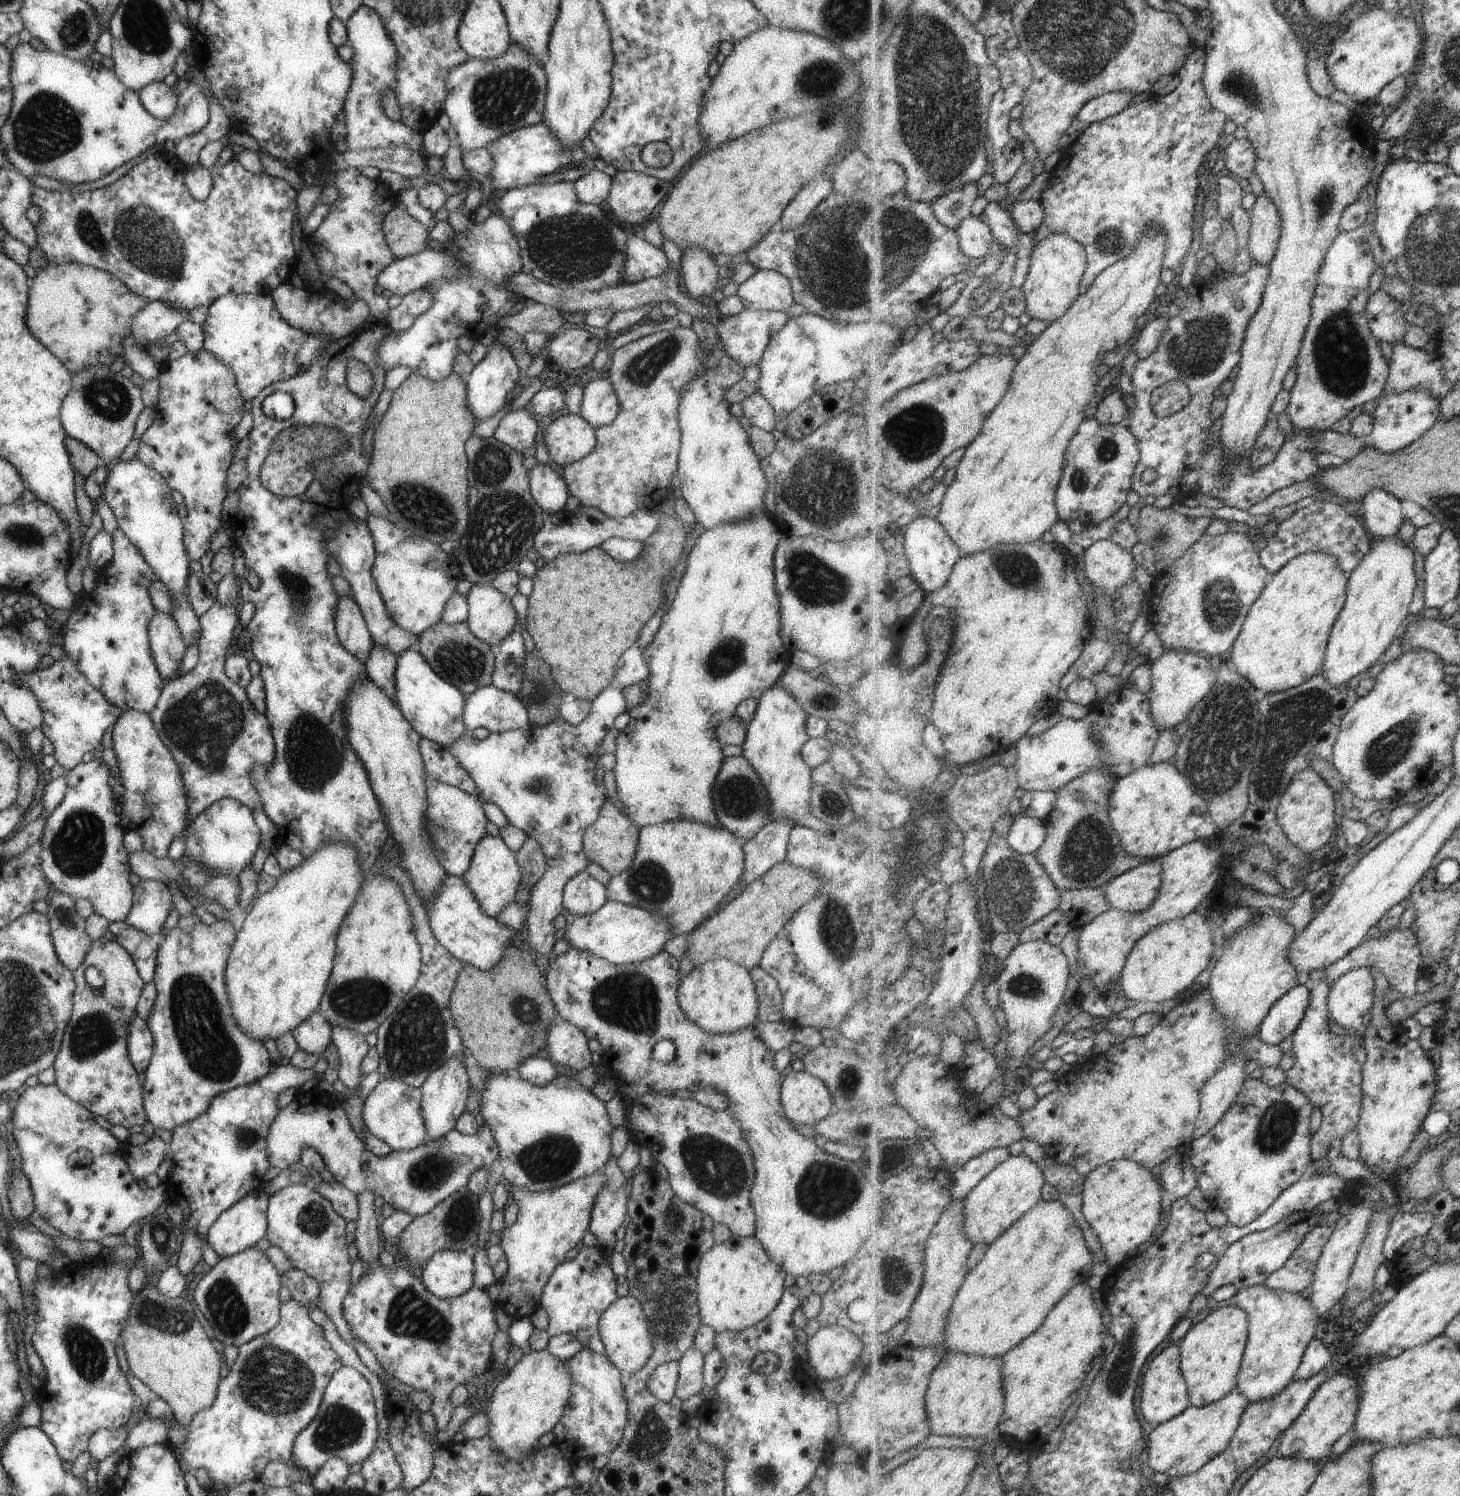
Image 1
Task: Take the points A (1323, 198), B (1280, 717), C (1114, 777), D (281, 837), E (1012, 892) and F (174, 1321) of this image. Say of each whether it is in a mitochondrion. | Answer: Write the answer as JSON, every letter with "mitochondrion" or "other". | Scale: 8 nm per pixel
{"A":"mitochondrion","B":"mitochondrion","C":"other","D":"other","E":"mitochondrion","F":"mitochondrion"}

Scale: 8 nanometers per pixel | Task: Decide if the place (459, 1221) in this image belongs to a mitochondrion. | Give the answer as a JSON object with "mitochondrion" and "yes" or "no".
{"mitochondrion":"yes"}

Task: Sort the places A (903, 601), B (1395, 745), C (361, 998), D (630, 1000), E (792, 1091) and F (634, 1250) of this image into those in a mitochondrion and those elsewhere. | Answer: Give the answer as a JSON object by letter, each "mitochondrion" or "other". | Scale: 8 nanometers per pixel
{"A":"other","B":"mitochondrion","C":"mitochondrion","D":"mitochondrion","E":"other","F":"mitochondrion"}

